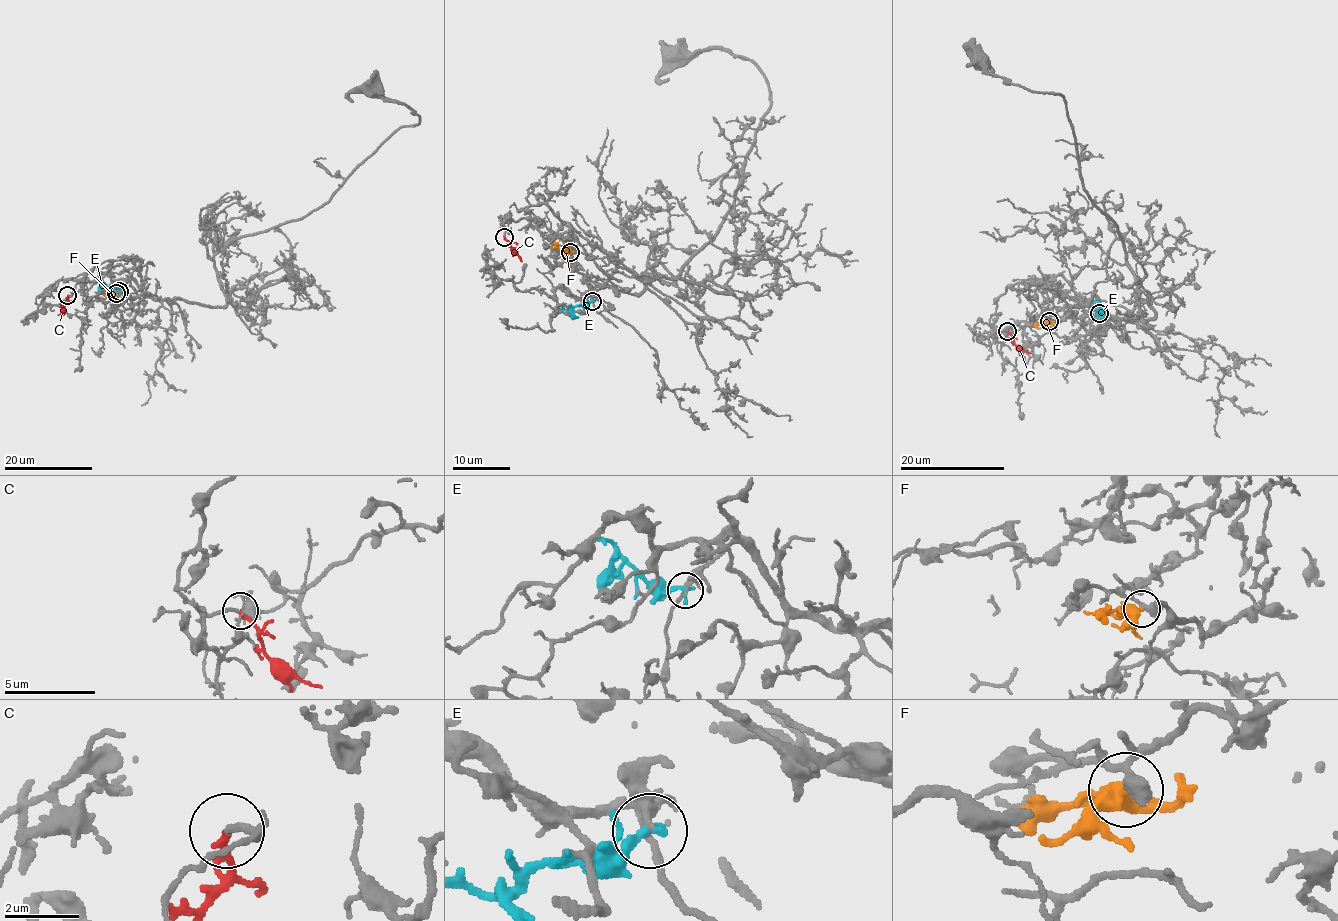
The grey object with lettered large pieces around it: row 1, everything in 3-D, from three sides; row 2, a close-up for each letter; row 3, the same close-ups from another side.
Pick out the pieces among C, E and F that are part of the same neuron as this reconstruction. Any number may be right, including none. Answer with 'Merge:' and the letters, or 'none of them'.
Merge: C

